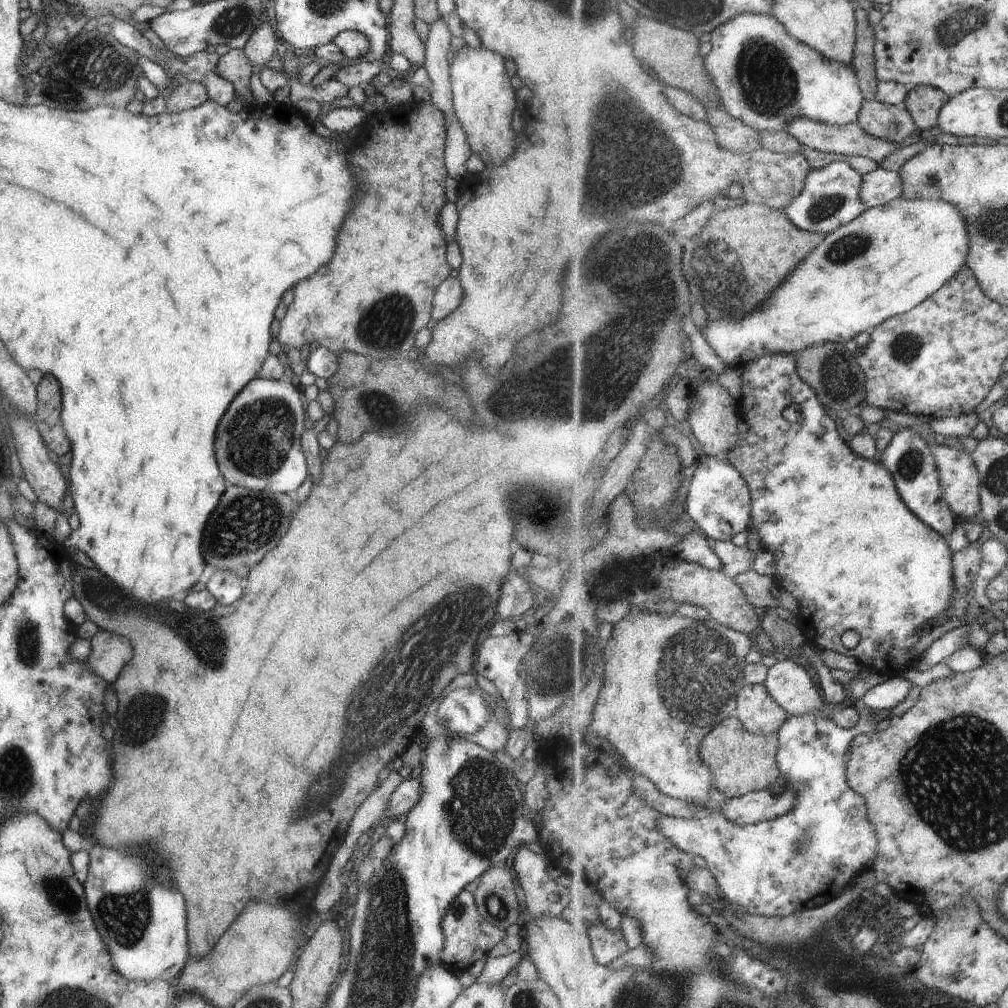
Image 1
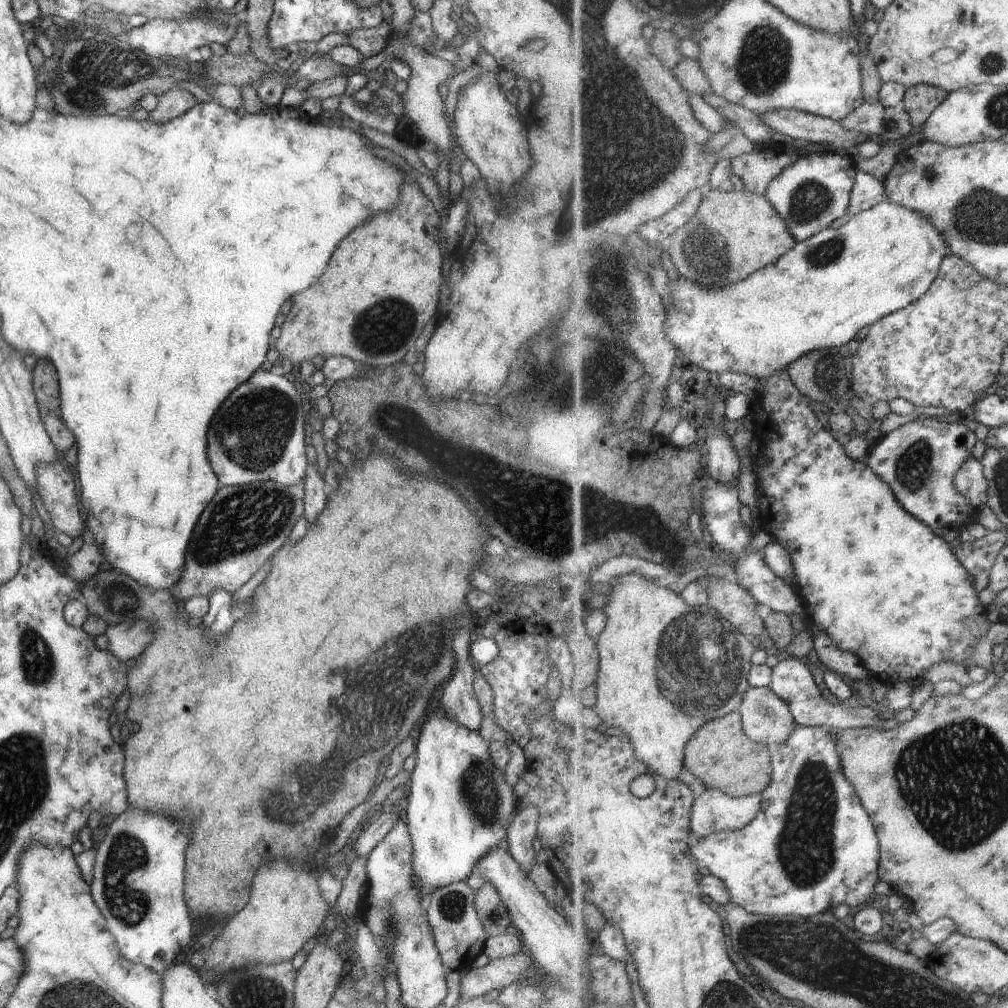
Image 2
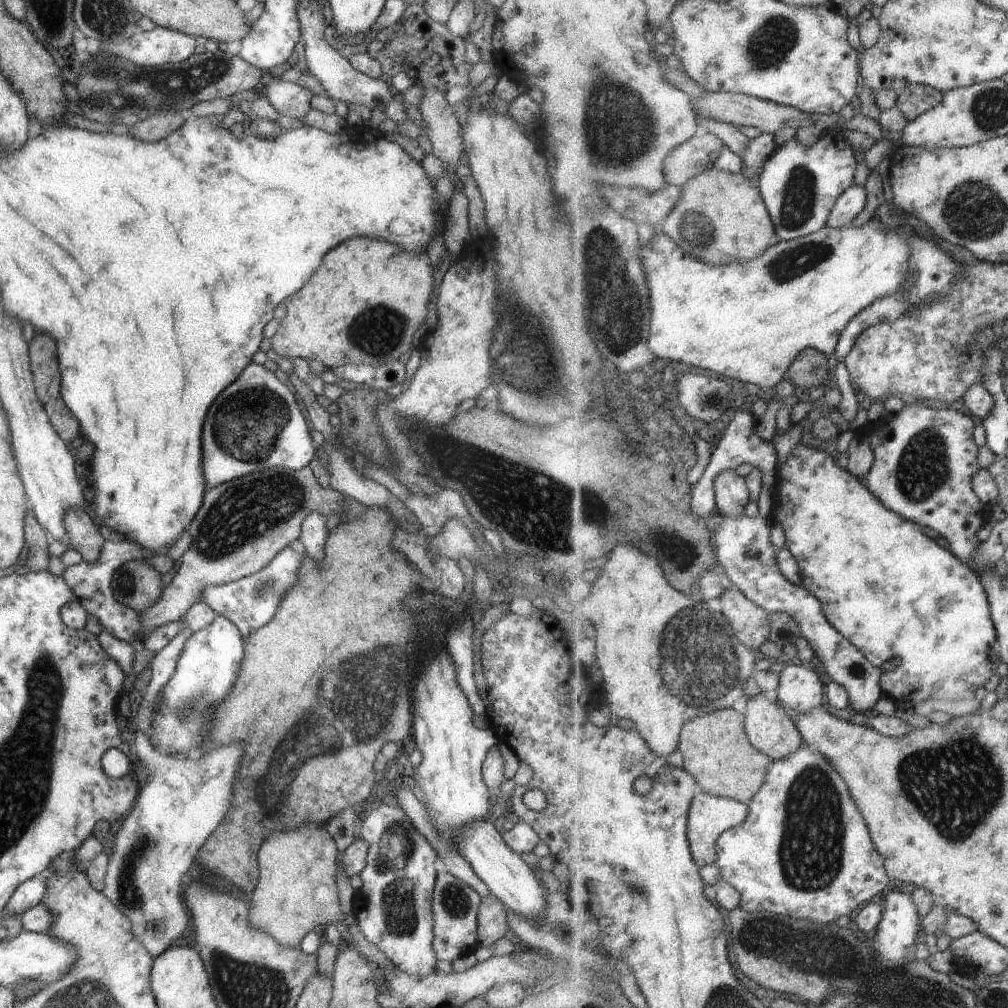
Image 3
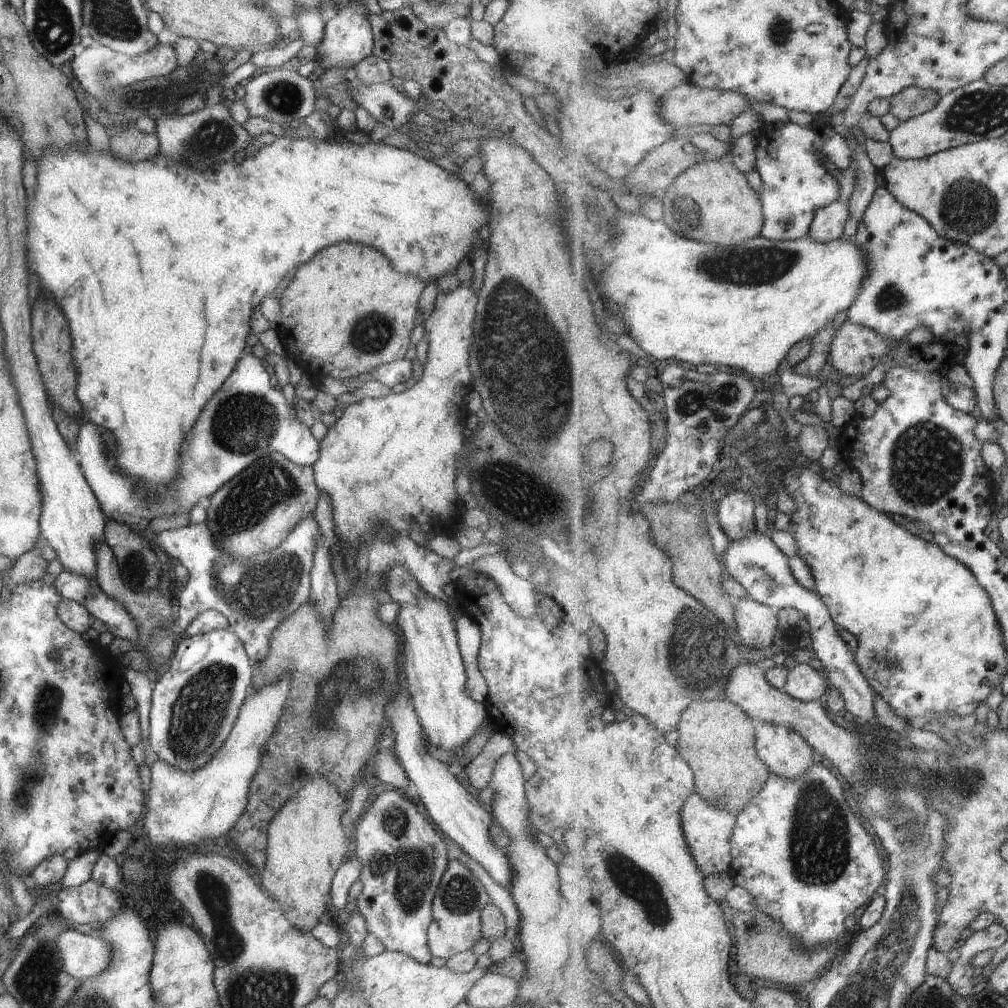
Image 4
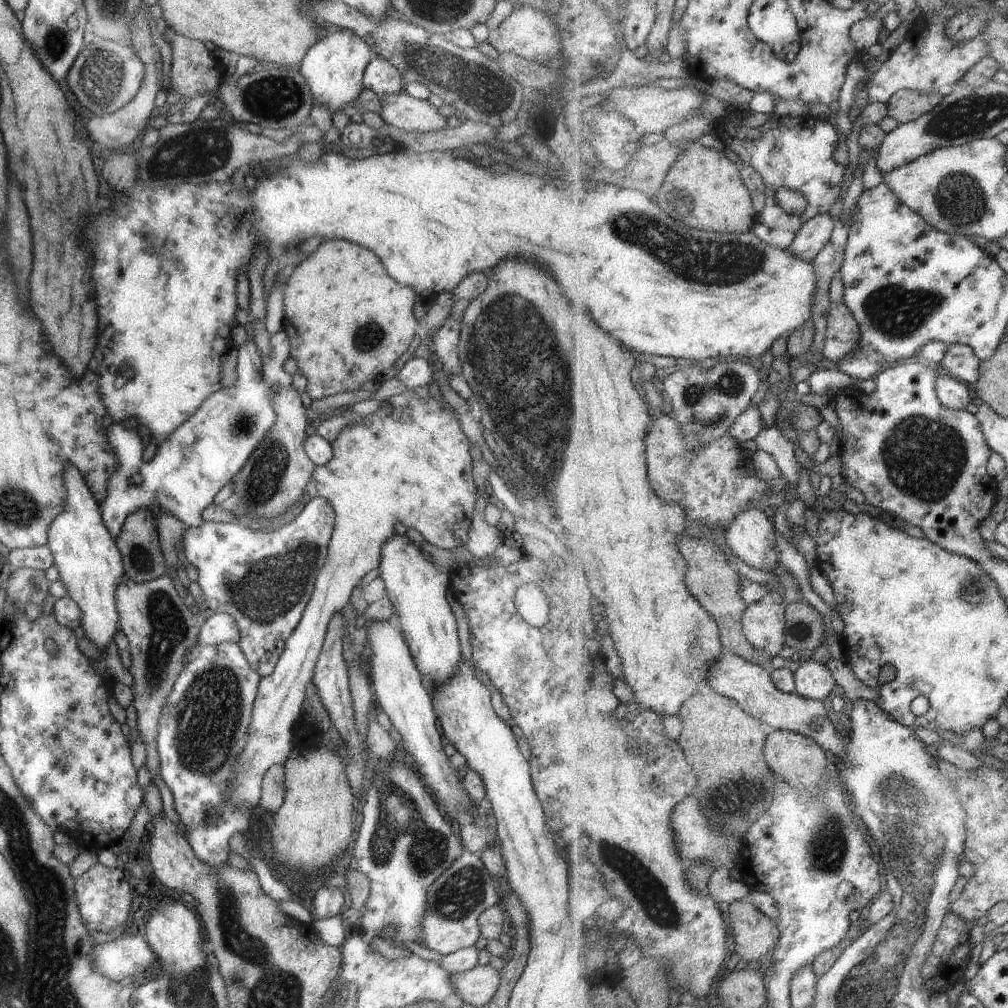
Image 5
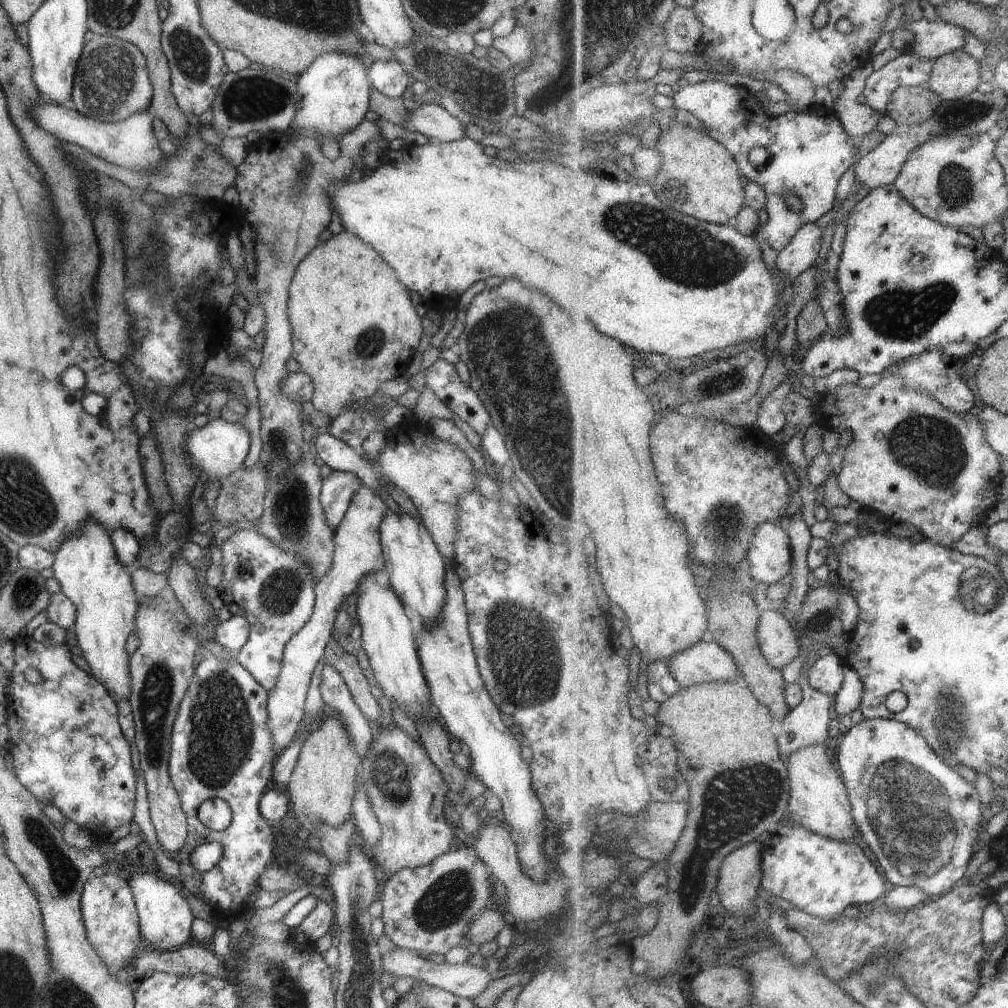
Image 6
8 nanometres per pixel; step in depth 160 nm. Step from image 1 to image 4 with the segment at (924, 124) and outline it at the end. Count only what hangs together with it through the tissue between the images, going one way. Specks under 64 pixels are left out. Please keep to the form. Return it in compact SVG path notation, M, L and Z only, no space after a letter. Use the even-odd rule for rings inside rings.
M908 87L888 100L891 104L891 113L902 122L906 122L934 110L942 98L932 89Z

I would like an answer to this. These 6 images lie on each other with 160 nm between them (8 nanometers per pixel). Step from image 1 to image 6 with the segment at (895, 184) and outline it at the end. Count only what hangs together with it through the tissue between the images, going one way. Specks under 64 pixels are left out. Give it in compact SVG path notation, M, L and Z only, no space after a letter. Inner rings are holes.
M814 222L799 229L791 244L784 248L776 258L776 272L791 283L799 274L809 270L820 262L821 238L823 230Z

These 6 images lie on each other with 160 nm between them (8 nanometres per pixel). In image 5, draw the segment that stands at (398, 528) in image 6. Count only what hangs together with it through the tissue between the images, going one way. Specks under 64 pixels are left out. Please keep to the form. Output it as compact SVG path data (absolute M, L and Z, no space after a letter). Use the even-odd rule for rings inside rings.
M393 533L383 542L381 560L376 573L384 582L386 596L392 608L391 624L401 631L420 675L431 683L433 689L437 685L446 683L454 673L456 664L460 659L457 626L455 625L451 606L449 606L449 602L445 598L447 596L449 574L442 571L439 572L433 563L426 559L426 556L417 545L415 546L405 534L399 535L397 533Z

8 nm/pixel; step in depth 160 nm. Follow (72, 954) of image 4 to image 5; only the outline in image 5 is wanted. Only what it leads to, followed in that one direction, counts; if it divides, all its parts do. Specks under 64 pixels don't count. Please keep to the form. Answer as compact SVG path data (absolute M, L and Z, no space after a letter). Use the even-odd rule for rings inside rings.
M127 933L113 937L111 941L104 944L94 944L91 954L91 964L94 969L115 982L131 981L137 977L137 974L140 974L145 968L149 968L154 961L157 961L156 954L148 947L143 937Z

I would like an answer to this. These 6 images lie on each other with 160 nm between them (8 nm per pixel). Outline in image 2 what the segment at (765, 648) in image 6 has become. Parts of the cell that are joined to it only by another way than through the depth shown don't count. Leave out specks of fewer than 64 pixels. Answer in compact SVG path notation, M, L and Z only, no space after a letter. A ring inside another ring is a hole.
M707 575L698 581L706 584L710 598L709 607L719 610L737 630L742 630L749 638L759 638L767 632L766 623L757 612L758 602L750 591L723 577Z

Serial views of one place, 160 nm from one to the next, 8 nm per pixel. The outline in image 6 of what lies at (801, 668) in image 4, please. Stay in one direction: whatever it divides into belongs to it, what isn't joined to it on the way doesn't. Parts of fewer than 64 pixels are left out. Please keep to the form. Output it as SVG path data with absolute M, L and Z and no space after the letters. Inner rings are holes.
M831 651L817 659L809 670L811 686L829 696L836 696L846 680L846 668L843 653L835 654Z

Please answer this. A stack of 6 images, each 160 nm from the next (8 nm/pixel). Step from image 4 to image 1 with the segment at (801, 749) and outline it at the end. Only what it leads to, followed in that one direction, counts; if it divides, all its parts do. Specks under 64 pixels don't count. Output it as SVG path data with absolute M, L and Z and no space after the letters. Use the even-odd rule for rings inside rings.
M743 683L738 702L738 720L744 730L758 736L778 734L779 728L787 722L788 713L770 696L764 685Z

